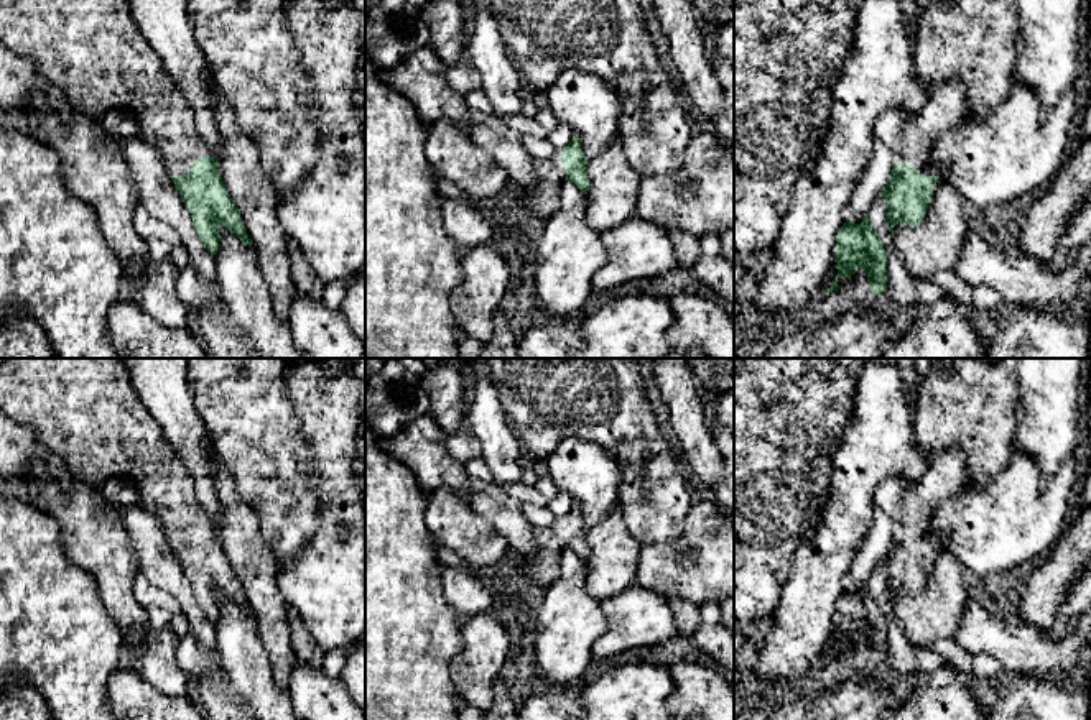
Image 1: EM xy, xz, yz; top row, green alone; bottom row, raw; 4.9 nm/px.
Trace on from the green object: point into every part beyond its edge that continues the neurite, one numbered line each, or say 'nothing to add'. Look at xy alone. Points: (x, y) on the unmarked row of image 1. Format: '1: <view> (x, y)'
1: xy (88, 411)

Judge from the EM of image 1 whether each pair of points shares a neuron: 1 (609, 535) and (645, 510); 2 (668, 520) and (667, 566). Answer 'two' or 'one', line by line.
1: two
2: two

